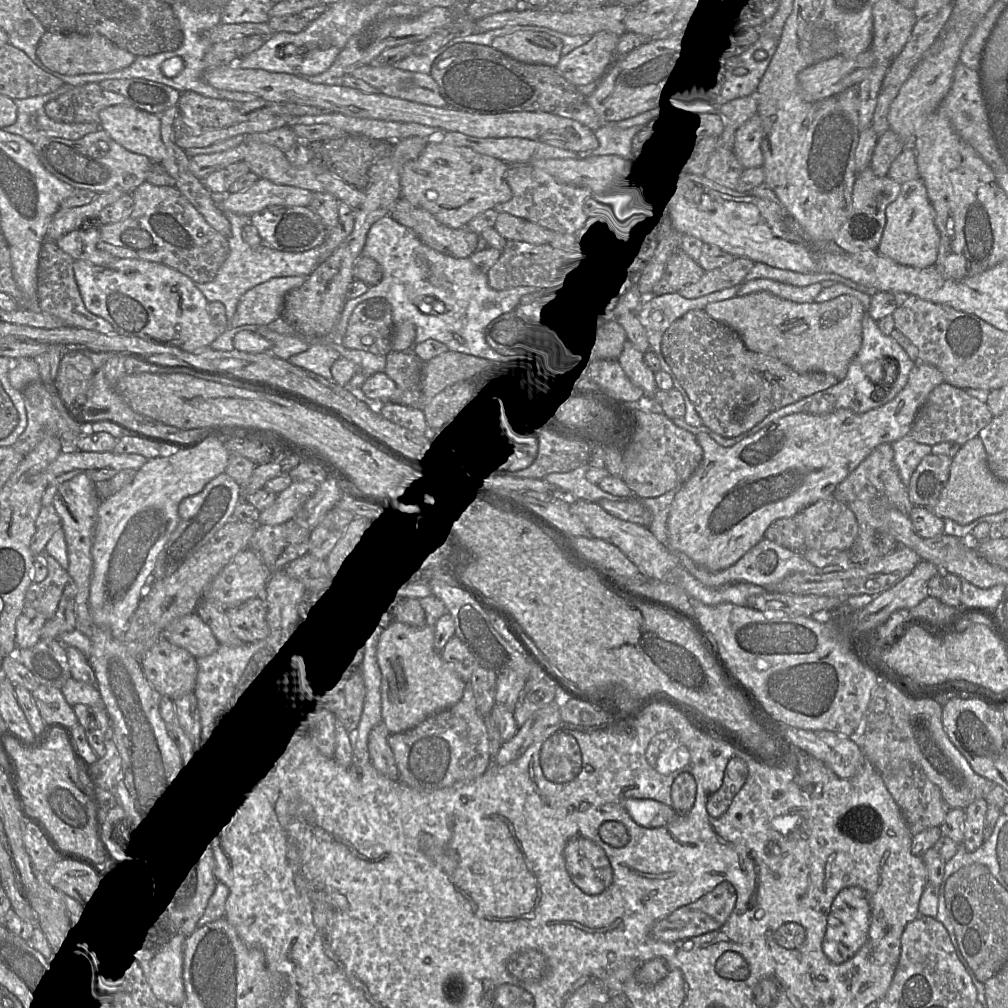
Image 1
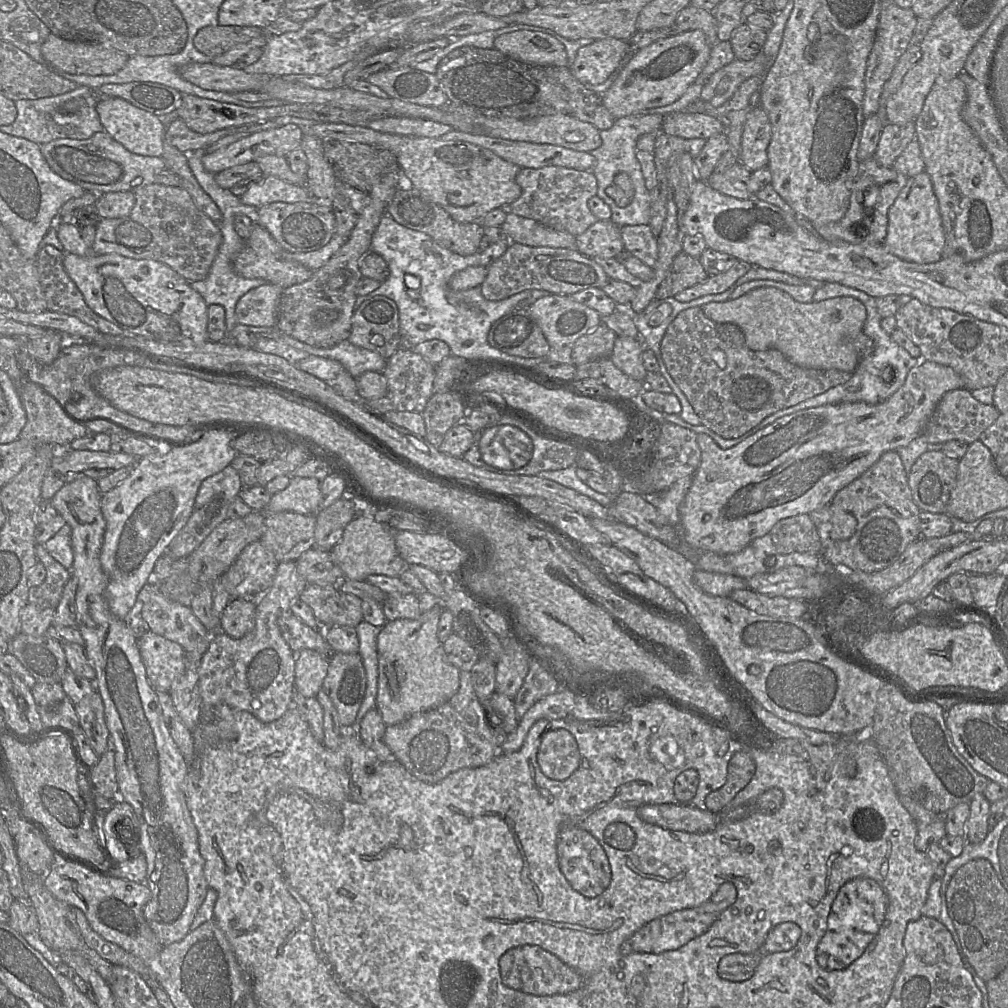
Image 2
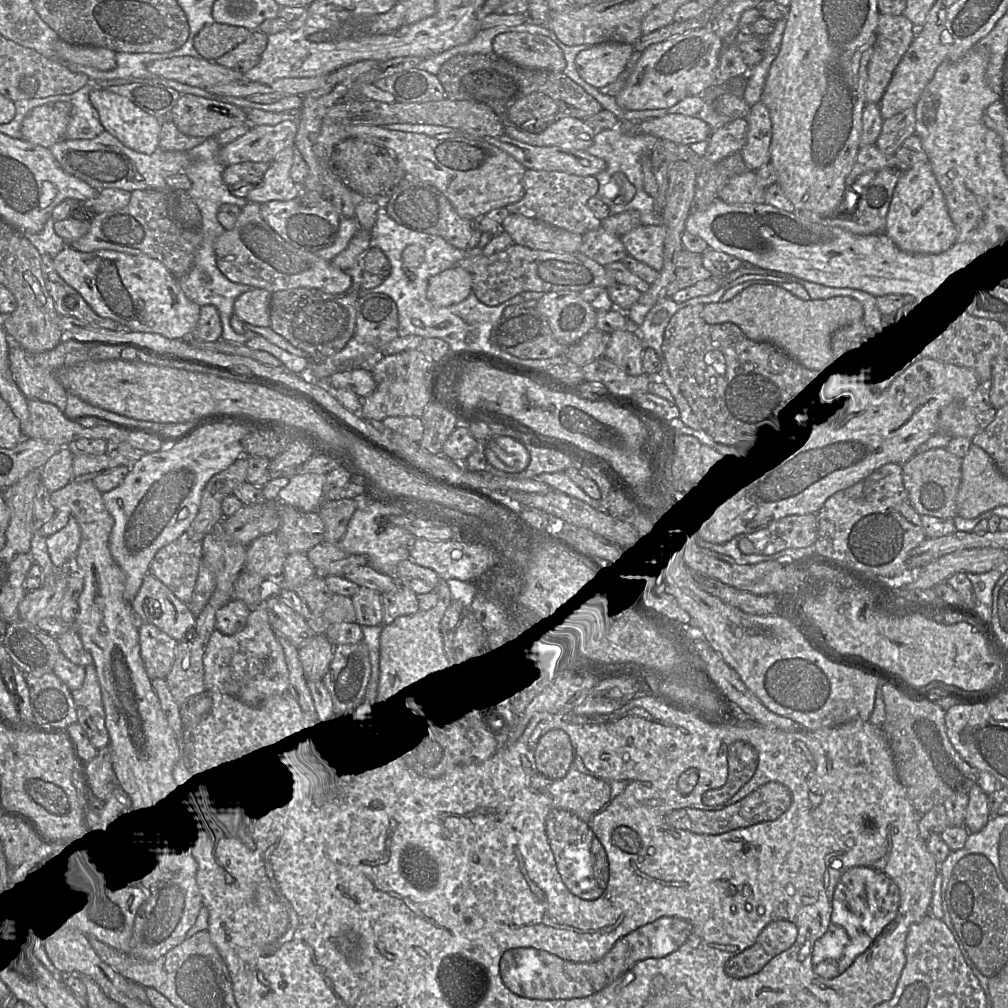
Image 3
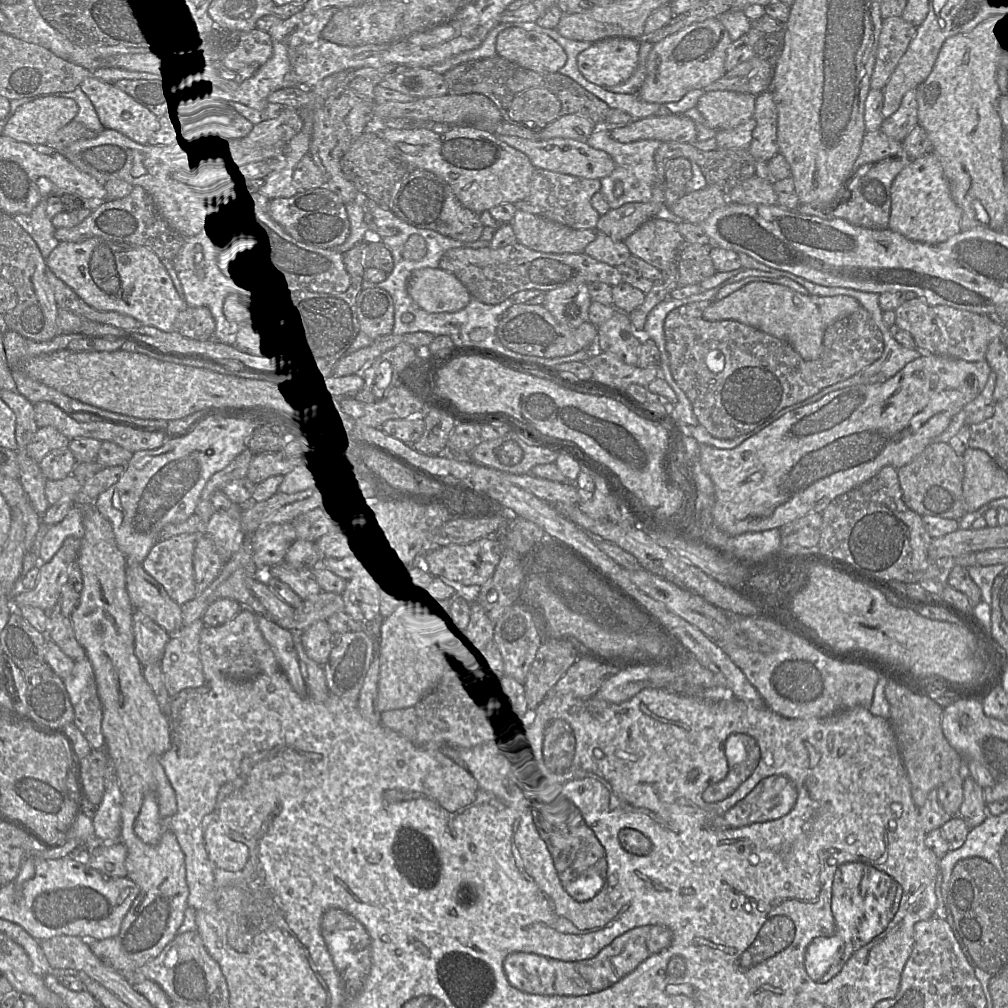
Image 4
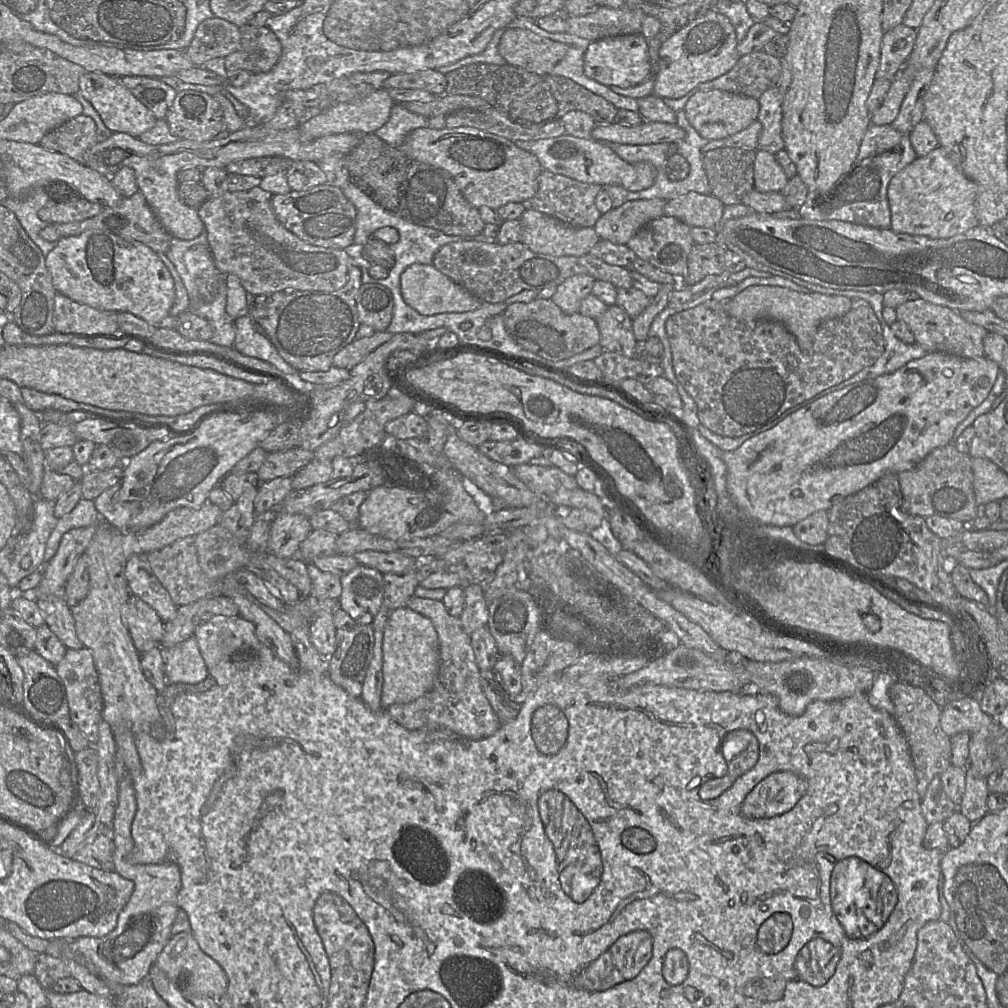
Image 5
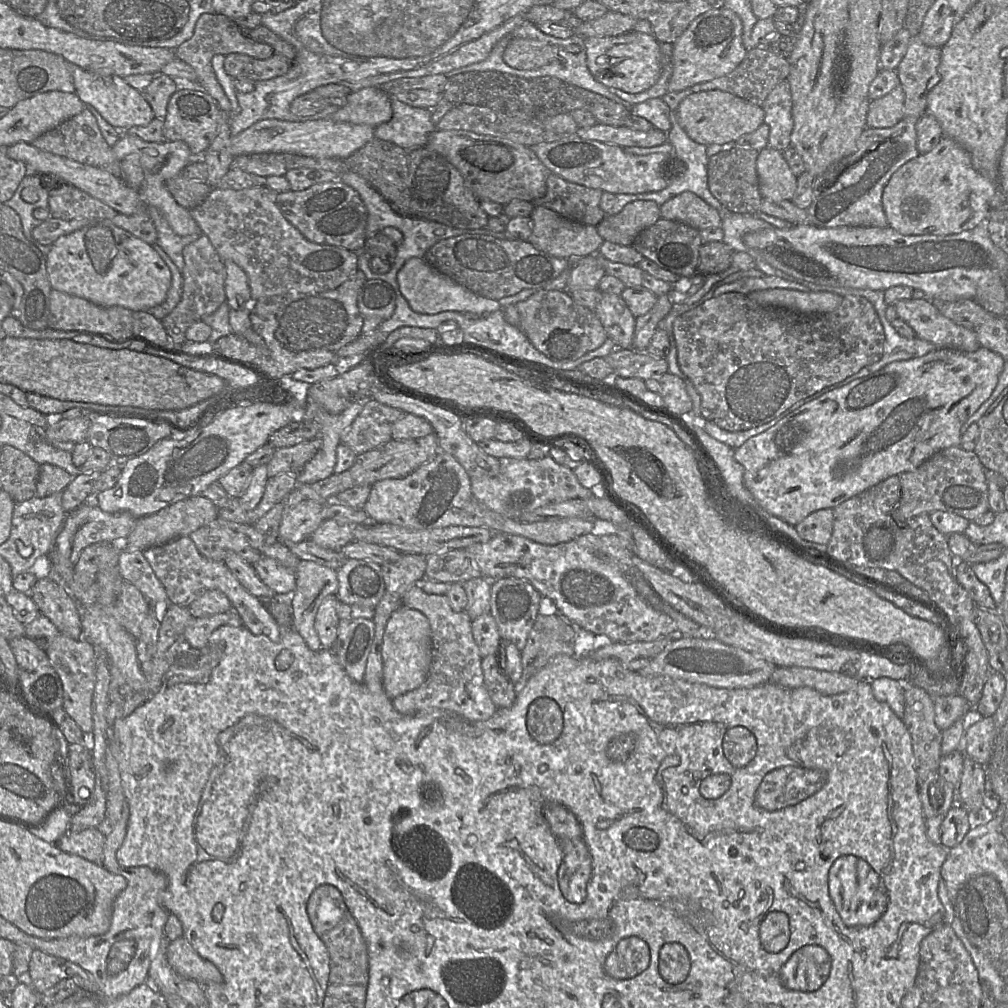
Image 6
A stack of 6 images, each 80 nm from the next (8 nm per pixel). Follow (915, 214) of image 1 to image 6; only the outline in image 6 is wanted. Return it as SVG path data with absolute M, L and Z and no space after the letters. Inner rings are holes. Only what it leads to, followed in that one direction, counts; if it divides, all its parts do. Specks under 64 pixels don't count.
M943 136L929 152L902 165L884 187L882 205L890 227L903 235L950 235L985 224L997 184L977 172L969 153Z

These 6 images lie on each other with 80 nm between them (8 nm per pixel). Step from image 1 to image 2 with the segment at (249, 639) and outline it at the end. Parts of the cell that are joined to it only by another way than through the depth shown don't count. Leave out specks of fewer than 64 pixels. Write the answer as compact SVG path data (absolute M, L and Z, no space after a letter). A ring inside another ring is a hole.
M231 599L220 616L220 631L240 639L255 626L256 603L250 599Z

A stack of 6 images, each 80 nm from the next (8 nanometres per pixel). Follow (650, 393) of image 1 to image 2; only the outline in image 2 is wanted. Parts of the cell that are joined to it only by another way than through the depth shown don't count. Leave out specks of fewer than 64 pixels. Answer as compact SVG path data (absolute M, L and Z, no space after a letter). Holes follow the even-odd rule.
M618 336L609 359L626 375L635 380L646 382L648 372L642 362L644 349L641 339Z

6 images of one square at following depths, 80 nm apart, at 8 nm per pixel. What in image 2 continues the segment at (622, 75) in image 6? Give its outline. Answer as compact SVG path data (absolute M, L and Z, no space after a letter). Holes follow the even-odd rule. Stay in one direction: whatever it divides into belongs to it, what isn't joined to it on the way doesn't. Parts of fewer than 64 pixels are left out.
M616 38L594 40L579 48L570 69L584 86L605 82L628 52L626 41Z

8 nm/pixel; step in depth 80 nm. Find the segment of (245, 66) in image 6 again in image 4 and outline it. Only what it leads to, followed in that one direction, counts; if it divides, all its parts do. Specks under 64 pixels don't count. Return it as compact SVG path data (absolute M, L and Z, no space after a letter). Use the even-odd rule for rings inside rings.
M254 28L242 33L235 48L223 55L224 69L235 70L248 64L261 66L270 59L272 53L273 44L268 32Z

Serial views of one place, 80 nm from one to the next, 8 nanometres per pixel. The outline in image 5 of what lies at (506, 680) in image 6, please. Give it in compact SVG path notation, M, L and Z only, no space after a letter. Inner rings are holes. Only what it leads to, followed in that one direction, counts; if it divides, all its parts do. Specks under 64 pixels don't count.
M494 668L482 673L482 688L501 724L517 716L520 704L506 692Z

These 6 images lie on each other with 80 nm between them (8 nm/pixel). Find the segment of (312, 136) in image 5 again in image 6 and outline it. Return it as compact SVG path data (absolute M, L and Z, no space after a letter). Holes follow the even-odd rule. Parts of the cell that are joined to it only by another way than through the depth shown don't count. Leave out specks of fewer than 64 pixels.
M369 87L351 92L345 106L329 119L376 128L388 122L392 116L392 96L382 87Z

